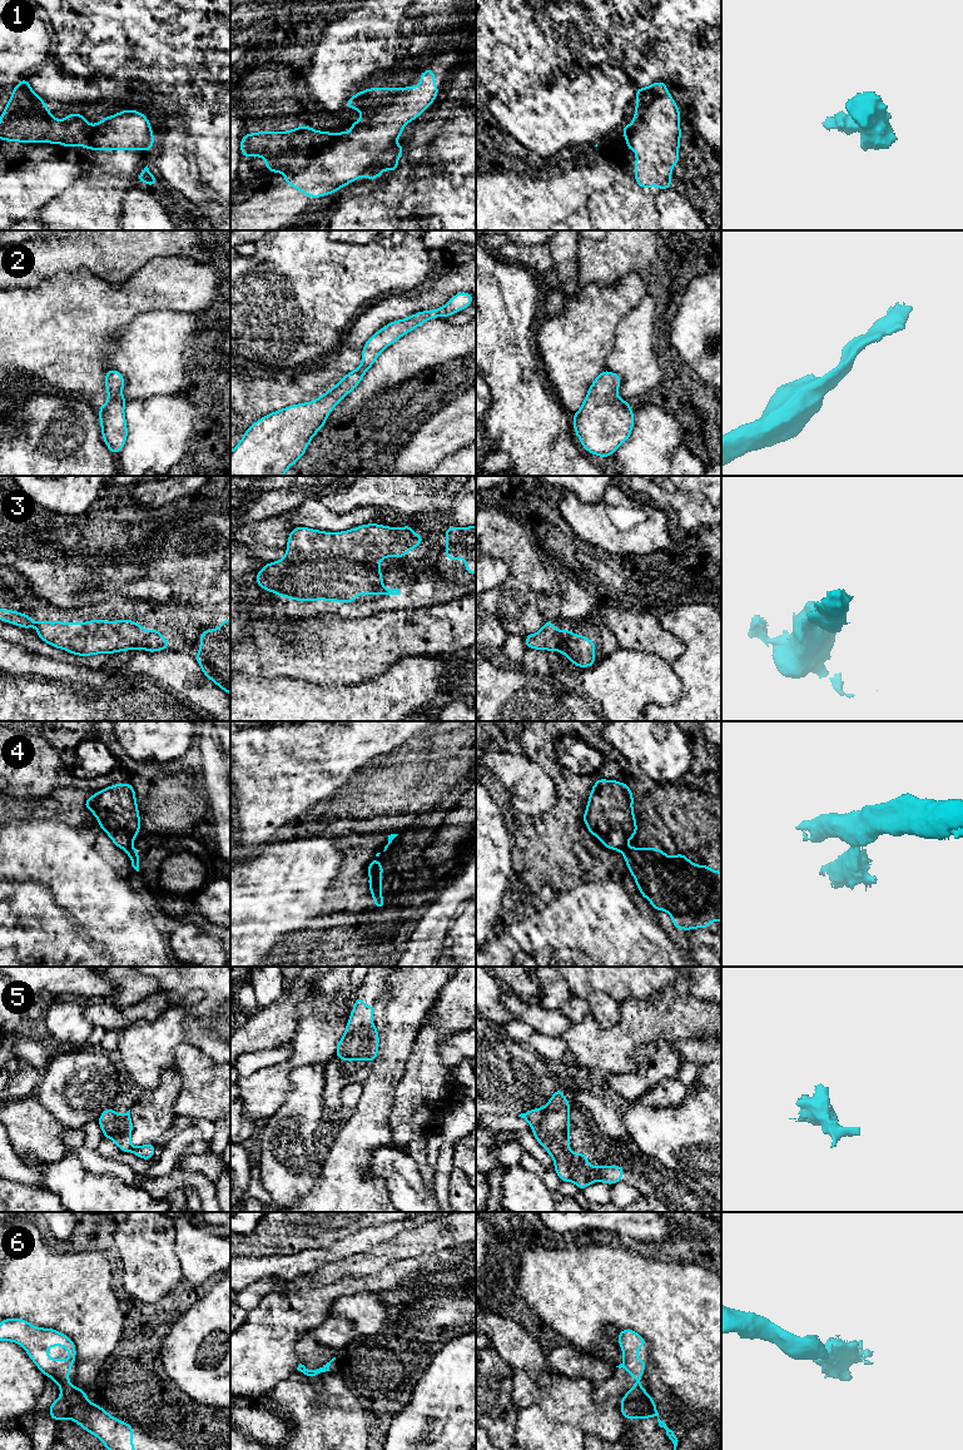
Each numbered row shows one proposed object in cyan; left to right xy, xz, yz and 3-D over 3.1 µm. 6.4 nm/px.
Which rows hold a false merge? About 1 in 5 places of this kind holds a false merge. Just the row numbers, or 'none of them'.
4

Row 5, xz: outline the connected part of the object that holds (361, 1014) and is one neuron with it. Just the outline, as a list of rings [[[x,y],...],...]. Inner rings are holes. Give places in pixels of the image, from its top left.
[[[357,995],[346,1033],[336,1047],[339,1061],[372,1061],[378,1054],[378,1032],[376,1019],[372,1022],[374,1004],[364,1005],[363,997]]]

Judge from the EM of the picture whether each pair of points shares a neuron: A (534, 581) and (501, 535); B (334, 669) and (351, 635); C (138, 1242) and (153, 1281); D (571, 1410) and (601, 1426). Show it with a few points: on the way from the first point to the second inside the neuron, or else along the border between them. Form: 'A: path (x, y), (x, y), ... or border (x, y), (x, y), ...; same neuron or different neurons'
A: path (530, 570), (512, 546); same neuron
B: path (334, 660), (351, 644); same neuron
C: path (148, 1252), (150, 1271); same neuron
D: path (579, 1410), (582, 1410), (594, 1419); same neuron

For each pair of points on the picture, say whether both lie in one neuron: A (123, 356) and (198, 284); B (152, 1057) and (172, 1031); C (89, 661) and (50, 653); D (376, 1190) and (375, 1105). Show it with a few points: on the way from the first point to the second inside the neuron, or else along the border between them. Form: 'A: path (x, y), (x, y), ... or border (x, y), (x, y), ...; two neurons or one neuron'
A: border (142, 312), (180, 311), (195, 314); two neurons
B: path (152, 1051), (165, 1037); one neuron
C: path (79, 659), (60, 655); one neuron
D: path (356, 1175), (356, 1142), (370, 1127); one neuron

